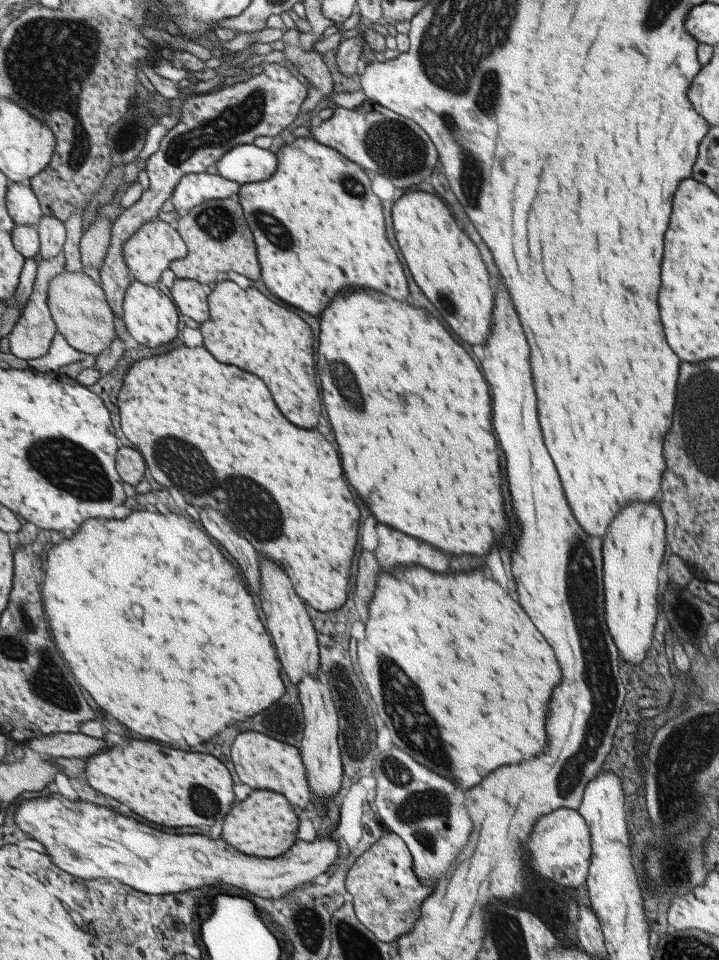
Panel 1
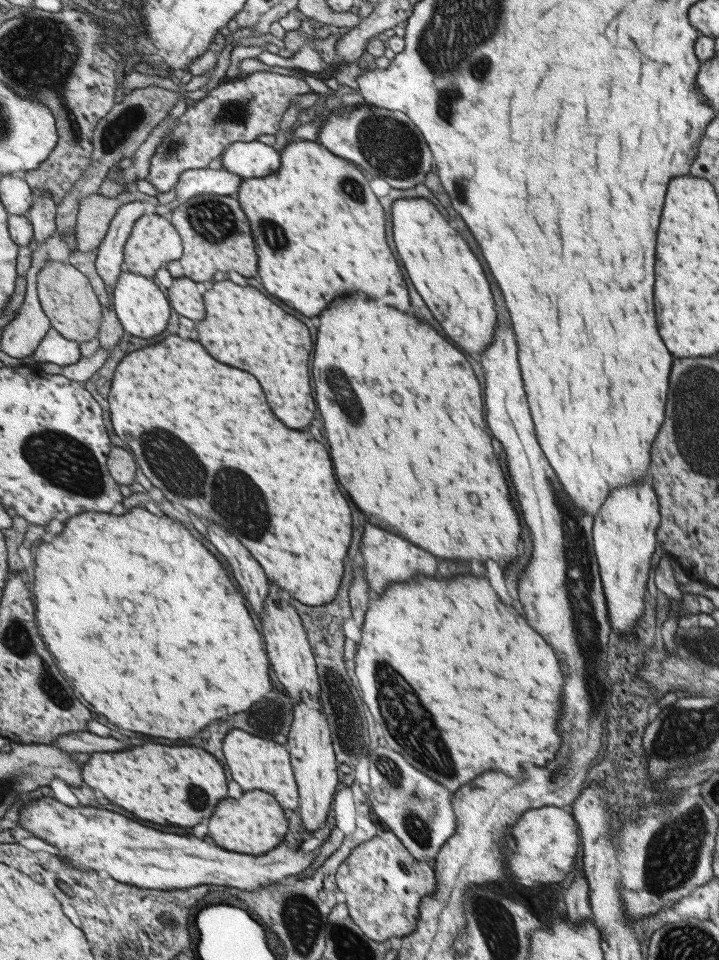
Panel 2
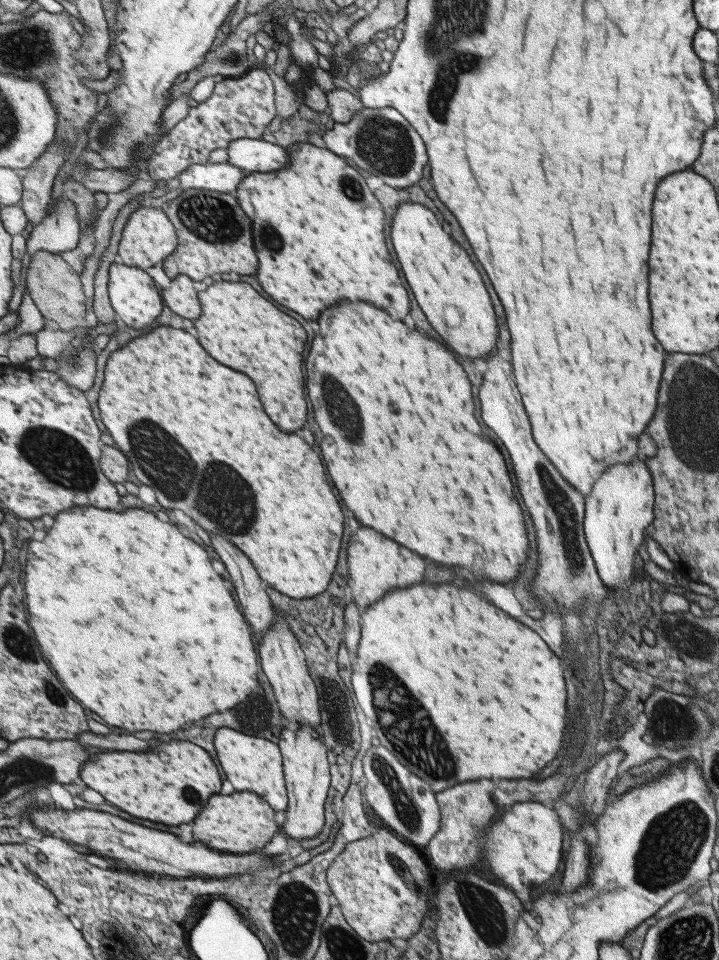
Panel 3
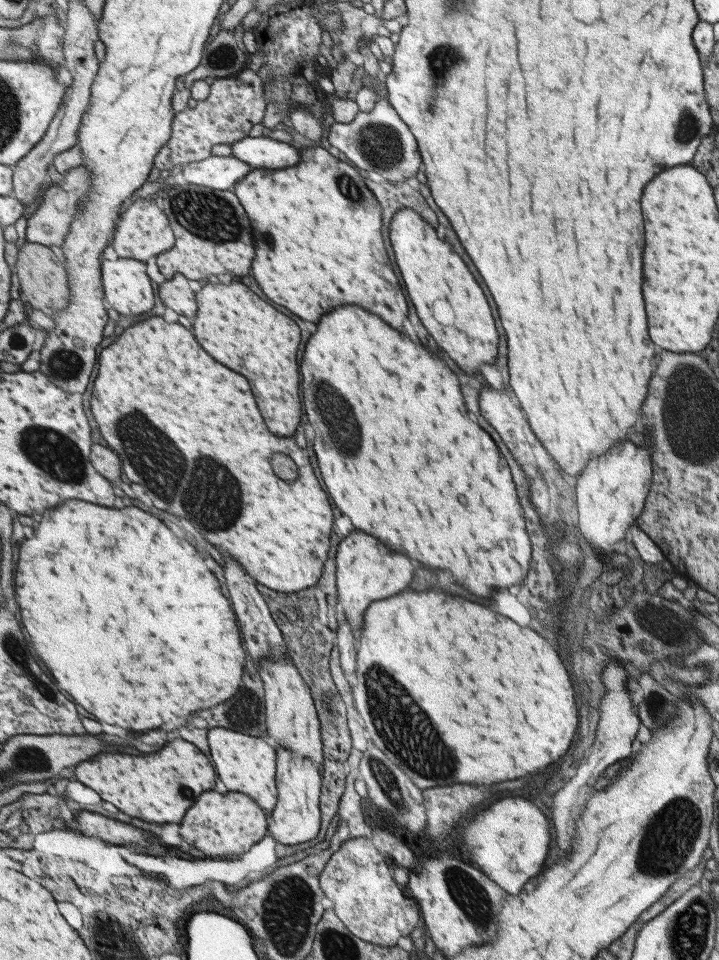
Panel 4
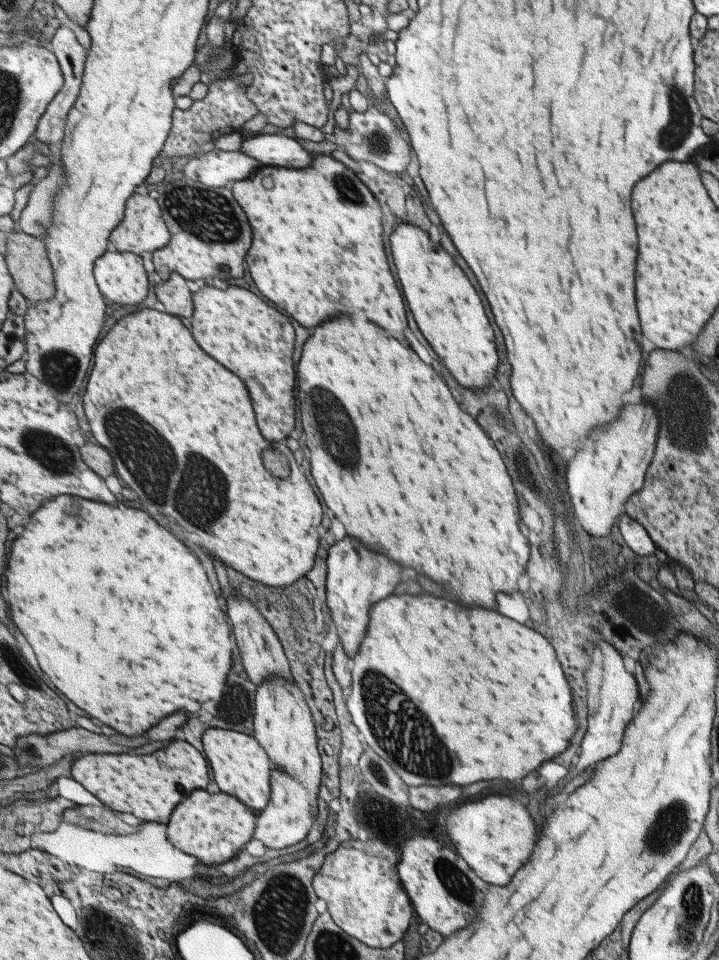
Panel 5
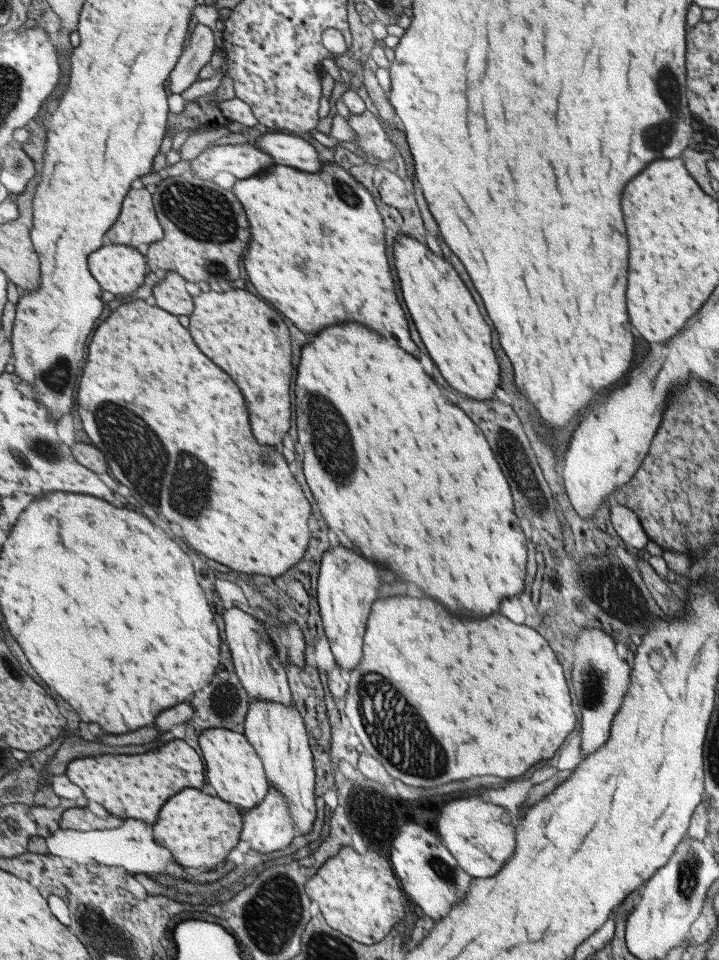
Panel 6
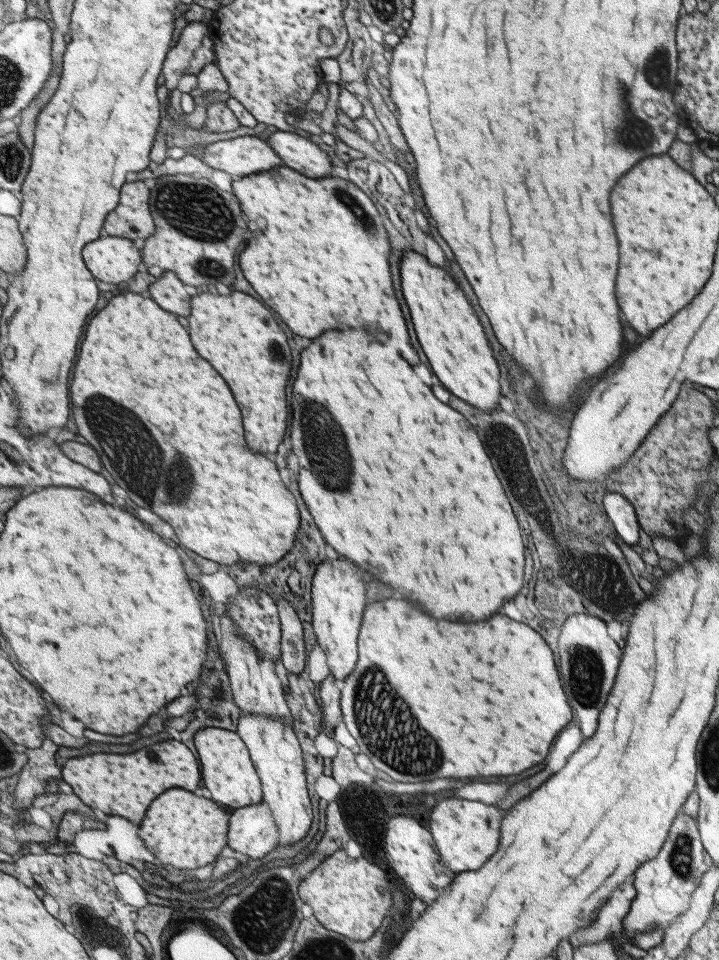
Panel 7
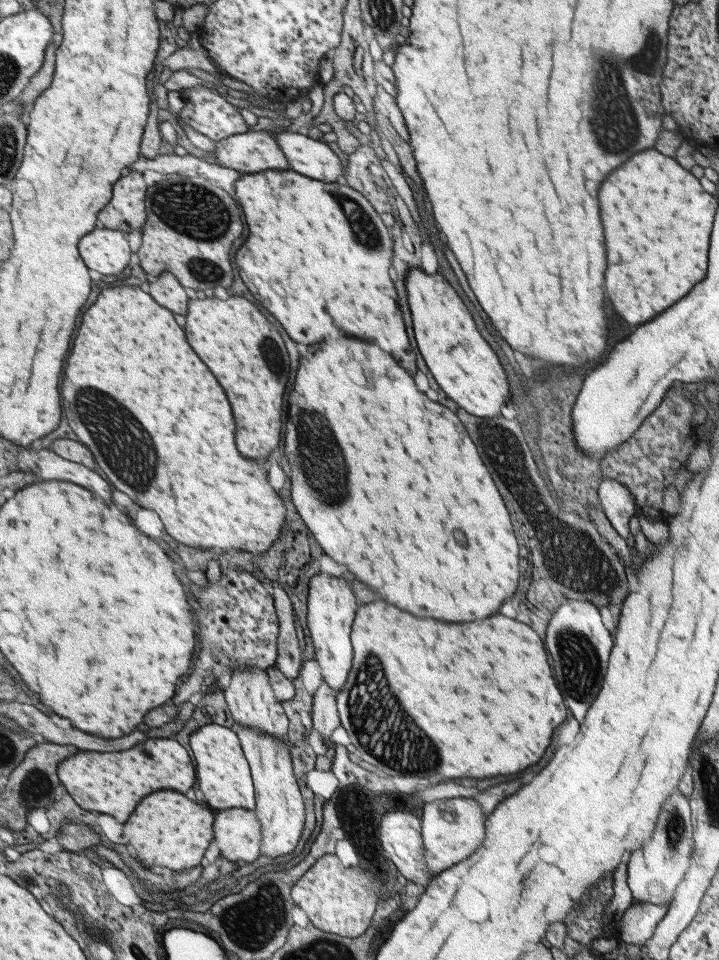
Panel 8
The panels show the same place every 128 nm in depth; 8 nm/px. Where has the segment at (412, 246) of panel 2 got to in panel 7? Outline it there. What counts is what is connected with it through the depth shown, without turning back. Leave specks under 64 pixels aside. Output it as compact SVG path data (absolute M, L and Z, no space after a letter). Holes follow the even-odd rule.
M412 250L403 254L399 274L401 292L405 304L409 306L417 340L431 364L433 374L453 396L483 412L493 410L499 398L497 362L491 356L483 328L463 292L443 268L431 266L425 256Z

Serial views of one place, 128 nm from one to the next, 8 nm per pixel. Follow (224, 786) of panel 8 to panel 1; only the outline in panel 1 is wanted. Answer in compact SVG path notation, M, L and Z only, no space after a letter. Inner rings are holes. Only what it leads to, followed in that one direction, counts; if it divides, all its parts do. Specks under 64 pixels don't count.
M245 732L233 744L233 760L240 780L251 788L279 792L285 795L297 810L311 807L312 788L299 748L273 740L271 736L265 736L261 732Z

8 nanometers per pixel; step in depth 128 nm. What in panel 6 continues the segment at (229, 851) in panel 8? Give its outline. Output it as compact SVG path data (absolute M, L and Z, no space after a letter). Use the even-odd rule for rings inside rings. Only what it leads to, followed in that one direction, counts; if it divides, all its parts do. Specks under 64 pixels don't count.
M270 787L270 794L259 806L244 810L242 844L259 852L287 848L298 835L291 816L286 796L277 787Z

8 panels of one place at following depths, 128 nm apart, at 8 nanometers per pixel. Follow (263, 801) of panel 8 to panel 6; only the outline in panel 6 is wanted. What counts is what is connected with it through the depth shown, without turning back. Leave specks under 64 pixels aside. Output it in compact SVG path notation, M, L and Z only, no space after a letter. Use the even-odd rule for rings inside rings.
M253 699L246 718L244 734L254 744L266 766L271 787L277 787L288 800L298 834L309 834L315 826L315 758L309 744L305 720L297 705L286 705L265 699Z

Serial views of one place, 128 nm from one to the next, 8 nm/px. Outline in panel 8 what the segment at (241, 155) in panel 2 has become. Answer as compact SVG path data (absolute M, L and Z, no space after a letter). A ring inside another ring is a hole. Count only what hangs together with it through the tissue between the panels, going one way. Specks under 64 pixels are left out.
M293 132L281 133L276 139L288 160L291 160L290 165L295 172L331 182L337 182L341 176L345 176L346 169L341 158L323 141Z

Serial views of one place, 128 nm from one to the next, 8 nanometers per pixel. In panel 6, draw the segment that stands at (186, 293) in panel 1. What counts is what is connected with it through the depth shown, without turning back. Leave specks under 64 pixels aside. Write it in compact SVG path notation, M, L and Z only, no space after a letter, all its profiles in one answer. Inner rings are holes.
M168 271L167 276L153 288L156 304L167 312L175 312L175 316L191 316L193 296L187 292L185 280L178 272Z

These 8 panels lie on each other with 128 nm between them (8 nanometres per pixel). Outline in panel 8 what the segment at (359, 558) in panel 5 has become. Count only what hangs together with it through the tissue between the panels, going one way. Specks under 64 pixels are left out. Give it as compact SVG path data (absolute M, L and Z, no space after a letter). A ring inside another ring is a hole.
M318 574L311 579L308 598L308 625L316 648L315 660L321 668L322 680L341 690L353 668L352 631L355 622L355 590L345 578Z

